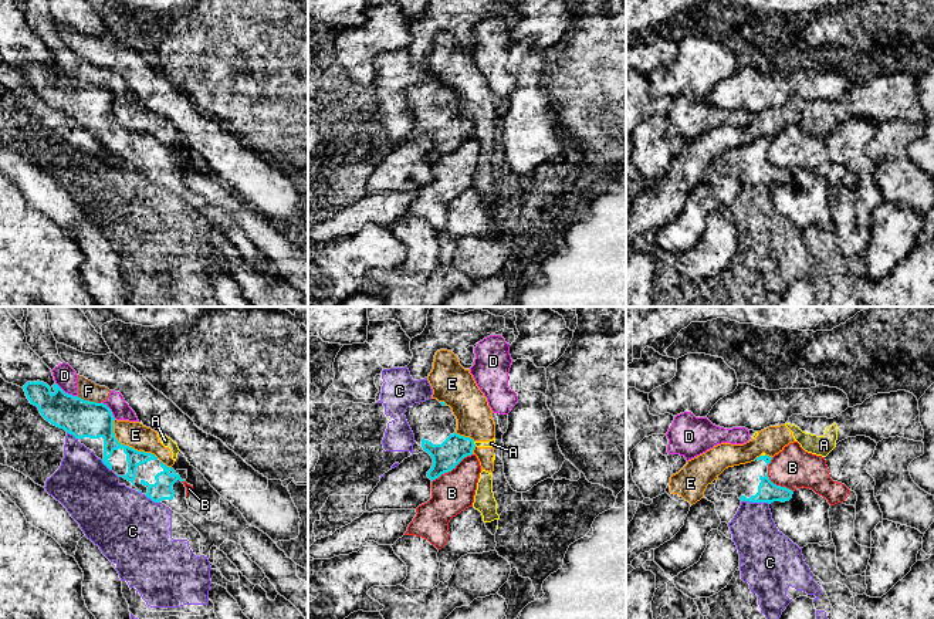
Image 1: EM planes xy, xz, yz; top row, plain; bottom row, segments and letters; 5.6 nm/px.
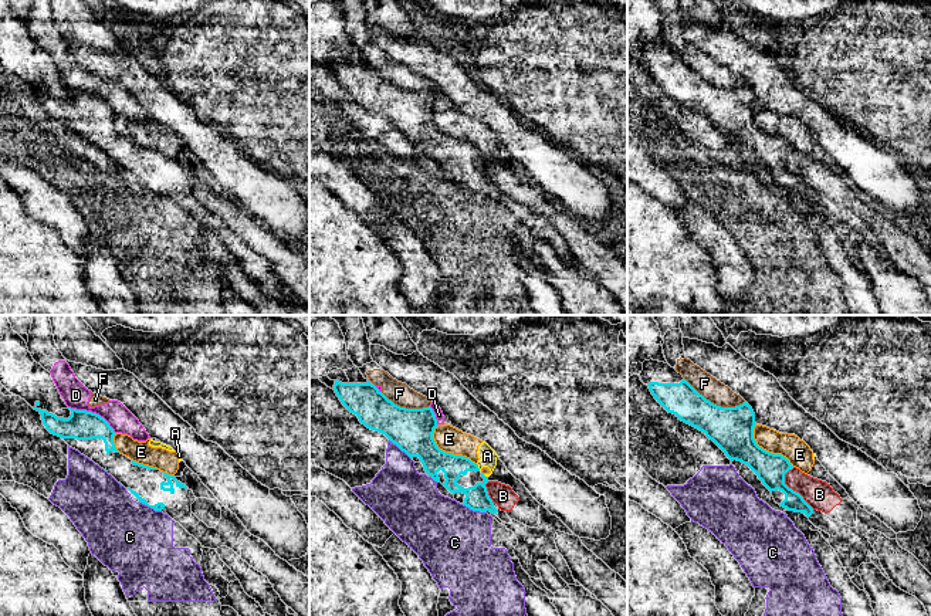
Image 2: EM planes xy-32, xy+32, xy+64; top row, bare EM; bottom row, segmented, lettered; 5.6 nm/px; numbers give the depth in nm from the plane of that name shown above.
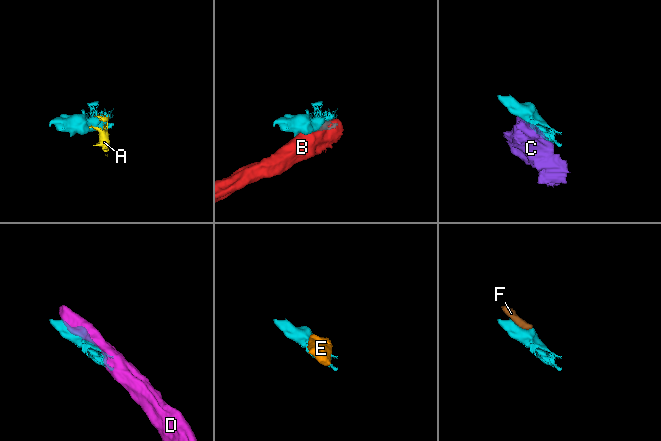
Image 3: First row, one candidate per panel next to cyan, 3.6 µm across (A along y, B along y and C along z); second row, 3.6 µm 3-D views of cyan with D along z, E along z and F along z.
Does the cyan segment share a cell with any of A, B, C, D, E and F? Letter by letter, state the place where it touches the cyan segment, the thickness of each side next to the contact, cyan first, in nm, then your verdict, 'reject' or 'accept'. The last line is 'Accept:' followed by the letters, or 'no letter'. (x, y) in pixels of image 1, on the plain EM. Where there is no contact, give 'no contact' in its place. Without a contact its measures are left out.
A: xz (473, 125) | 160/50 nm | reject
B: xz (452, 151) | 160/240 nm | reject
C: yz (755, 183) | 120/260 nm | reject
D: xy (67, 75) | 220/120 nm | reject
E: xy (128, 128) | 200/150 nm | reject
F: xy (88, 83) | 220/110 nm | reject
Accept: no letter

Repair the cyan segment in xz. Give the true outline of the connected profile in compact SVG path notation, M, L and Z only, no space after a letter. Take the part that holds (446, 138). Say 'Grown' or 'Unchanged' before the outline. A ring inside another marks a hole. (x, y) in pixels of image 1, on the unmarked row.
Grown. M437 81L414 85L405 92L414 124L433 141L427 159L433 163L473 136L474 122L456 115L451 89Z

